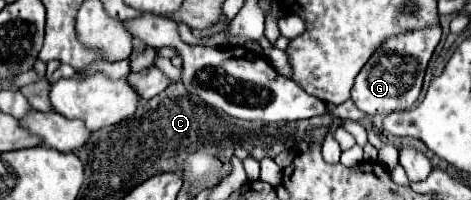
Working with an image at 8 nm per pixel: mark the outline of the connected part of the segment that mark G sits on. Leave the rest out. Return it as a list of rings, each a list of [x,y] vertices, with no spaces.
[[[428,25],[424,29],[414,29],[406,31],[400,35],[388,37],[366,61],[362,71],[356,77],[356,83],[352,87],[352,101],[356,107],[364,113],[372,115],[388,115],[392,111],[402,111],[410,109],[412,103],[418,99],[422,81],[424,81],[424,71],[426,65],[442,37],[442,27]]]

